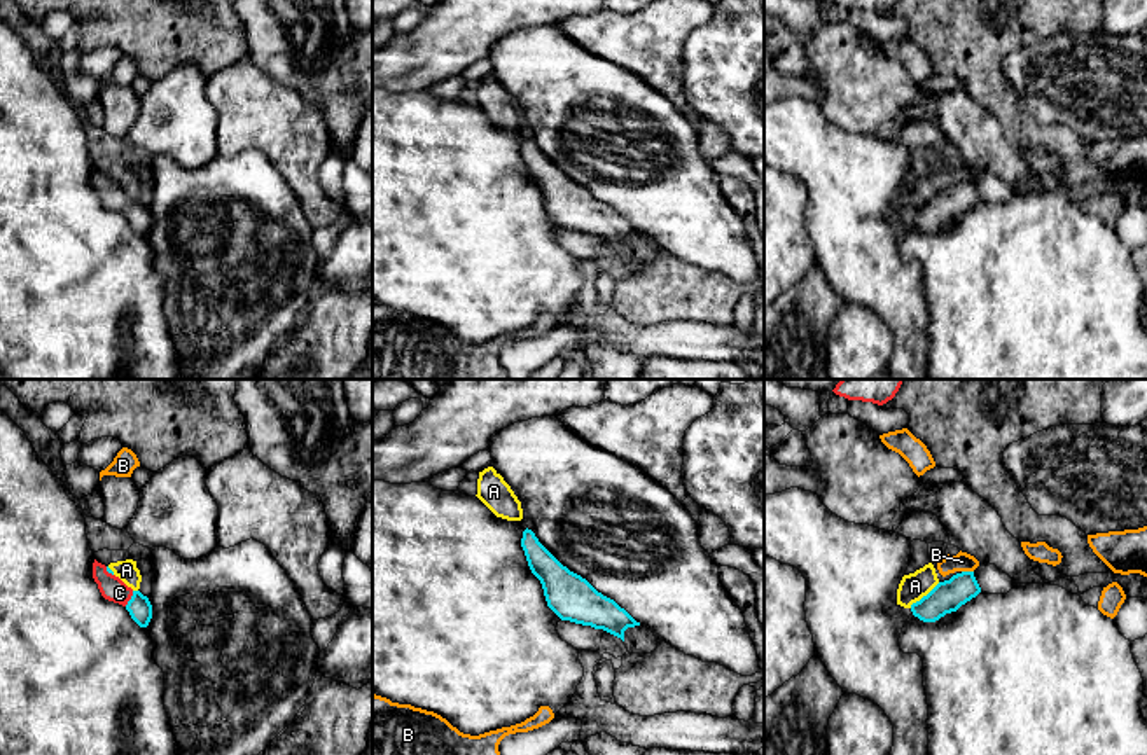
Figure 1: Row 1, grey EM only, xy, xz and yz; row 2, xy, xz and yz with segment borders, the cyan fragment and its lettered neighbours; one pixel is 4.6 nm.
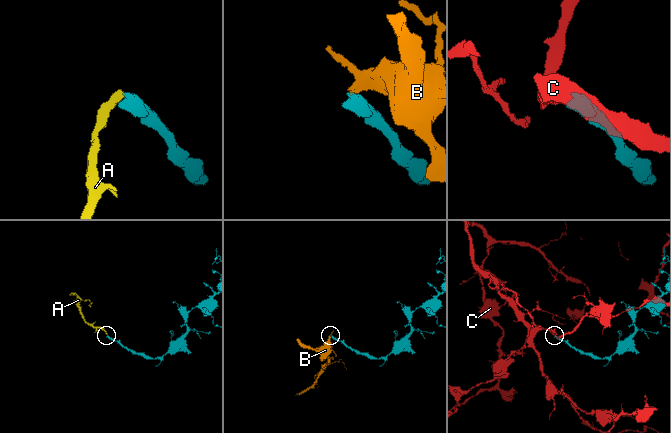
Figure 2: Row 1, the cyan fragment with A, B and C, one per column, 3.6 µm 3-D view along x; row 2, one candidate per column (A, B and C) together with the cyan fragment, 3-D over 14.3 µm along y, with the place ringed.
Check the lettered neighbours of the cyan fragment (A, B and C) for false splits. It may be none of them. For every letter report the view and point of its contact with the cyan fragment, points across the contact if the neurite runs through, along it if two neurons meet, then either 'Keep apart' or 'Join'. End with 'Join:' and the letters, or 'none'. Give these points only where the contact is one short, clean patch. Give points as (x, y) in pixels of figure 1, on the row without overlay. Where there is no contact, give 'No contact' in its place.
A: Touches cyan at yz (924, 205). Boundary: yz (939, 191), (910, 215). Keep apart
B: Touches cyan at yz (967, 180). Boundary: yz (962, 179), (973, 180). Keep apart
C: Touches cyan at xy (132, 207). Path across: xy (139, 215), (132, 207), (112, 196). Join
Join: C

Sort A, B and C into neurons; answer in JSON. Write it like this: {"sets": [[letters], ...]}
{"sets": [["A", "B"], ["C"]]}

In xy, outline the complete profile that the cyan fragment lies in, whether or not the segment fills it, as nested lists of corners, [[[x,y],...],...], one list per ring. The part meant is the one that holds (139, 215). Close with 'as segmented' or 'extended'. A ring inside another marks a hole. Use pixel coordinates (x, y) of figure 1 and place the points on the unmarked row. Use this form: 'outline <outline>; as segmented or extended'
outline [[[96,168],[93,171],[93,187],[105,208],[122,213],[140,236],[149,234],[152,227],[152,213],[147,204],[128,196],[108,175]]]; extended

